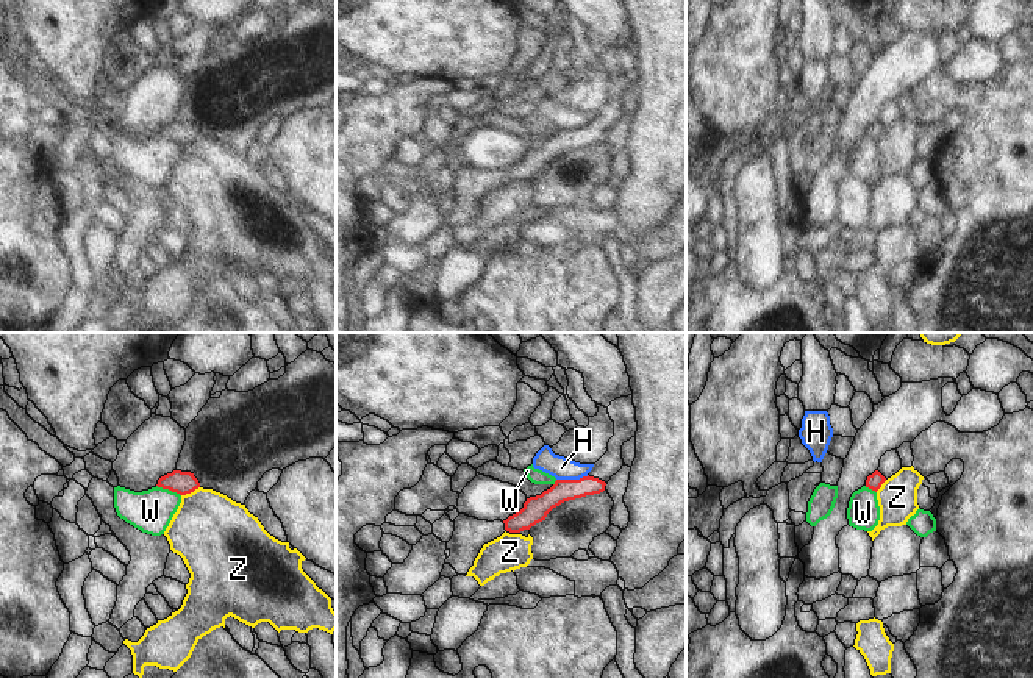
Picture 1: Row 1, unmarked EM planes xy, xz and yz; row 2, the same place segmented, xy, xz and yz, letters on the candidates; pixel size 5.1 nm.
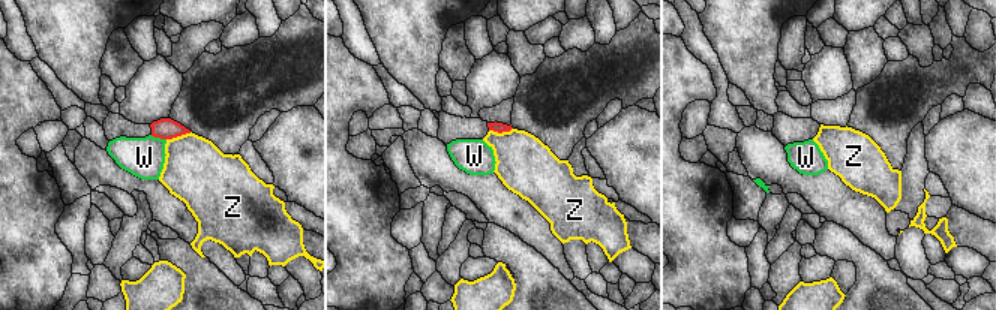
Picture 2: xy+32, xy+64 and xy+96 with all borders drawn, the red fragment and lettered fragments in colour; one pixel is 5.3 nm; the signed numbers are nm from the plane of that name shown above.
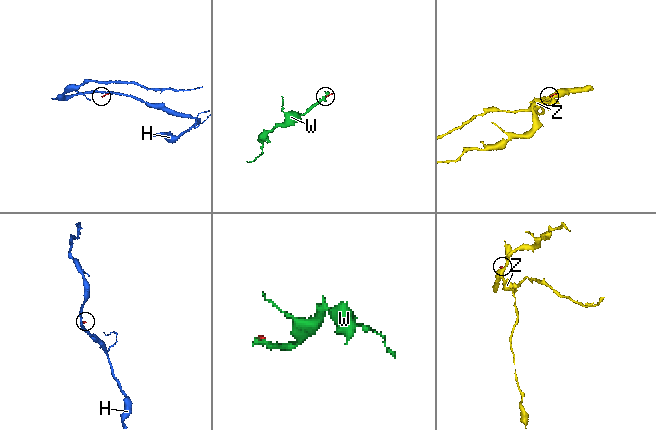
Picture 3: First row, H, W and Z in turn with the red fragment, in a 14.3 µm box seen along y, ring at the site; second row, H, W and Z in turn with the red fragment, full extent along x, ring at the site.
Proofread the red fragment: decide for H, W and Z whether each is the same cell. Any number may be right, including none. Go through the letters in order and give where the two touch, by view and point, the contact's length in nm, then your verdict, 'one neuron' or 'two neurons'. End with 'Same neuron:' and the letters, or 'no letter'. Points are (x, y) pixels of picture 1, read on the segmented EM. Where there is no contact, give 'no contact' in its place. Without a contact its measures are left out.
H: xz (572, 480) | 170 nm | two neurons
W: xy (169, 489) | 140 nm | two neurons
Z: xy (189, 492) | 110 nm | two neurons
Same neuron: no letter

